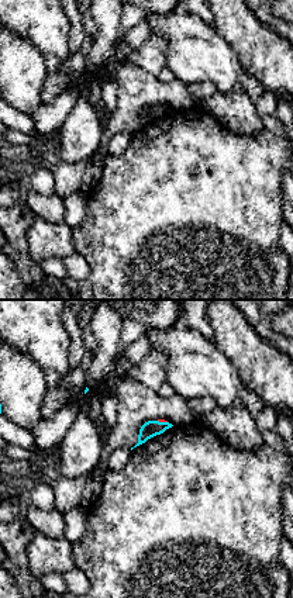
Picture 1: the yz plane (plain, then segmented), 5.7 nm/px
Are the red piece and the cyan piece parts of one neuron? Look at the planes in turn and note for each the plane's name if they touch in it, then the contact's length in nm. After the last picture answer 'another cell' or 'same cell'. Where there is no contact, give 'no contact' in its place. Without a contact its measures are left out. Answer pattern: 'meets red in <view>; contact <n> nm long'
meets red in yz; contact 60 nm long

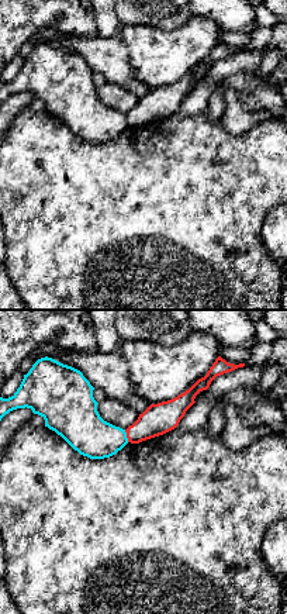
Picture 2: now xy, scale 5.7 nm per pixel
meets red in xy; contact 80 nm long

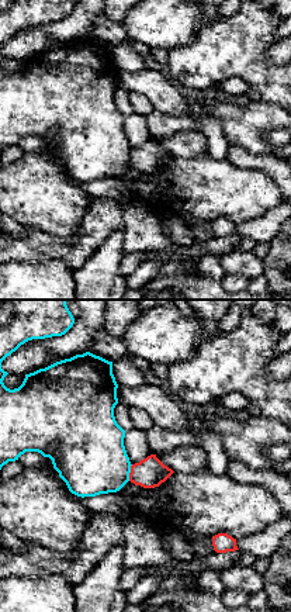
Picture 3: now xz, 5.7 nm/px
meets red in xz; contact 100 nm long

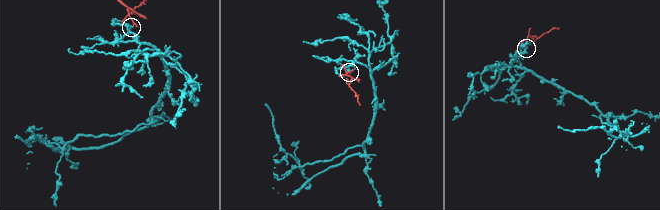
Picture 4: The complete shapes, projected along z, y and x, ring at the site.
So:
another cell

